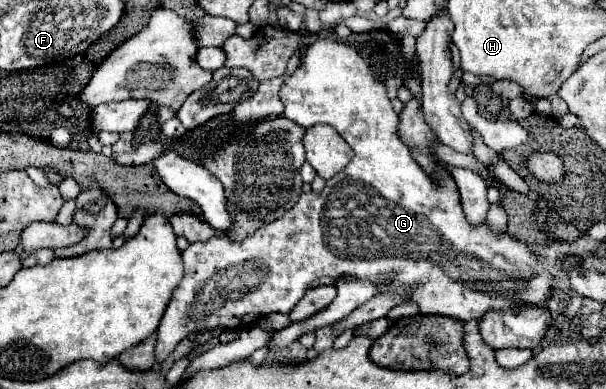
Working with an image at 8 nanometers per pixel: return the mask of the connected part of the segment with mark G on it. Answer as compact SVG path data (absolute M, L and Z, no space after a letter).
M318 38L312 44L308 44L308 48L304 52L304 58L300 60L300 66L288 78L288 82L282 86L280 100L284 104L284 116L290 118L296 124L330 124L344 140L350 140L350 148L354 150L354 158L350 160L350 164L342 172L338 172L336 176L332 176L326 182L322 192L312 190L308 194L302 194L298 204L292 210L288 210L282 218L274 220L272 224L262 226L260 230L256 230L252 236L244 238L242 242L232 242L224 234L218 232L210 240L194 242L184 250L184 254L182 254L182 258L184 258L184 280L180 282L180 288L174 290L172 302L168 304L168 308L166 308L166 312L164 312L162 320L160 320L158 332L156 332L158 334L158 342L156 342L156 360L158 362L164 362L174 352L178 342L182 338L186 338L188 334L196 332L196 330L208 330L208 328L210 330L216 330L216 328L242 330L242 328L248 328L250 324L256 324L260 318L264 318L268 314L276 314L276 312L288 314L292 310L292 306L302 298L308 284L312 280L318 280L318 278L338 280L338 278L346 276L346 278L358 278L358 280L376 282L378 294L388 294L388 292L396 292L396 290L408 292L406 302L416 302L422 314L444 314L444 316L454 316L454 318L460 318L460 320L480 318L480 314L486 314L488 310L504 310L504 308L514 308L514 306L546 306L546 302L550 300L550 296L554 292L554 276L542 264L540 256L536 252L532 252L526 242L520 242L520 238L514 238L508 232L492 230L488 226L488 222L482 222L478 226L468 222L468 218L466 218L466 214L462 210L462 204L460 204L460 192L458 192L456 182L452 180L450 172L448 172L448 180L442 180L442 178L436 180L416 162L416 158L412 156L412 148L408 144L404 144L400 134L398 134L400 118L392 110L392 102L386 96L384 82L380 78L376 78L370 64L366 64L366 60L352 46L346 46L346 44L330 40L330 38Z

